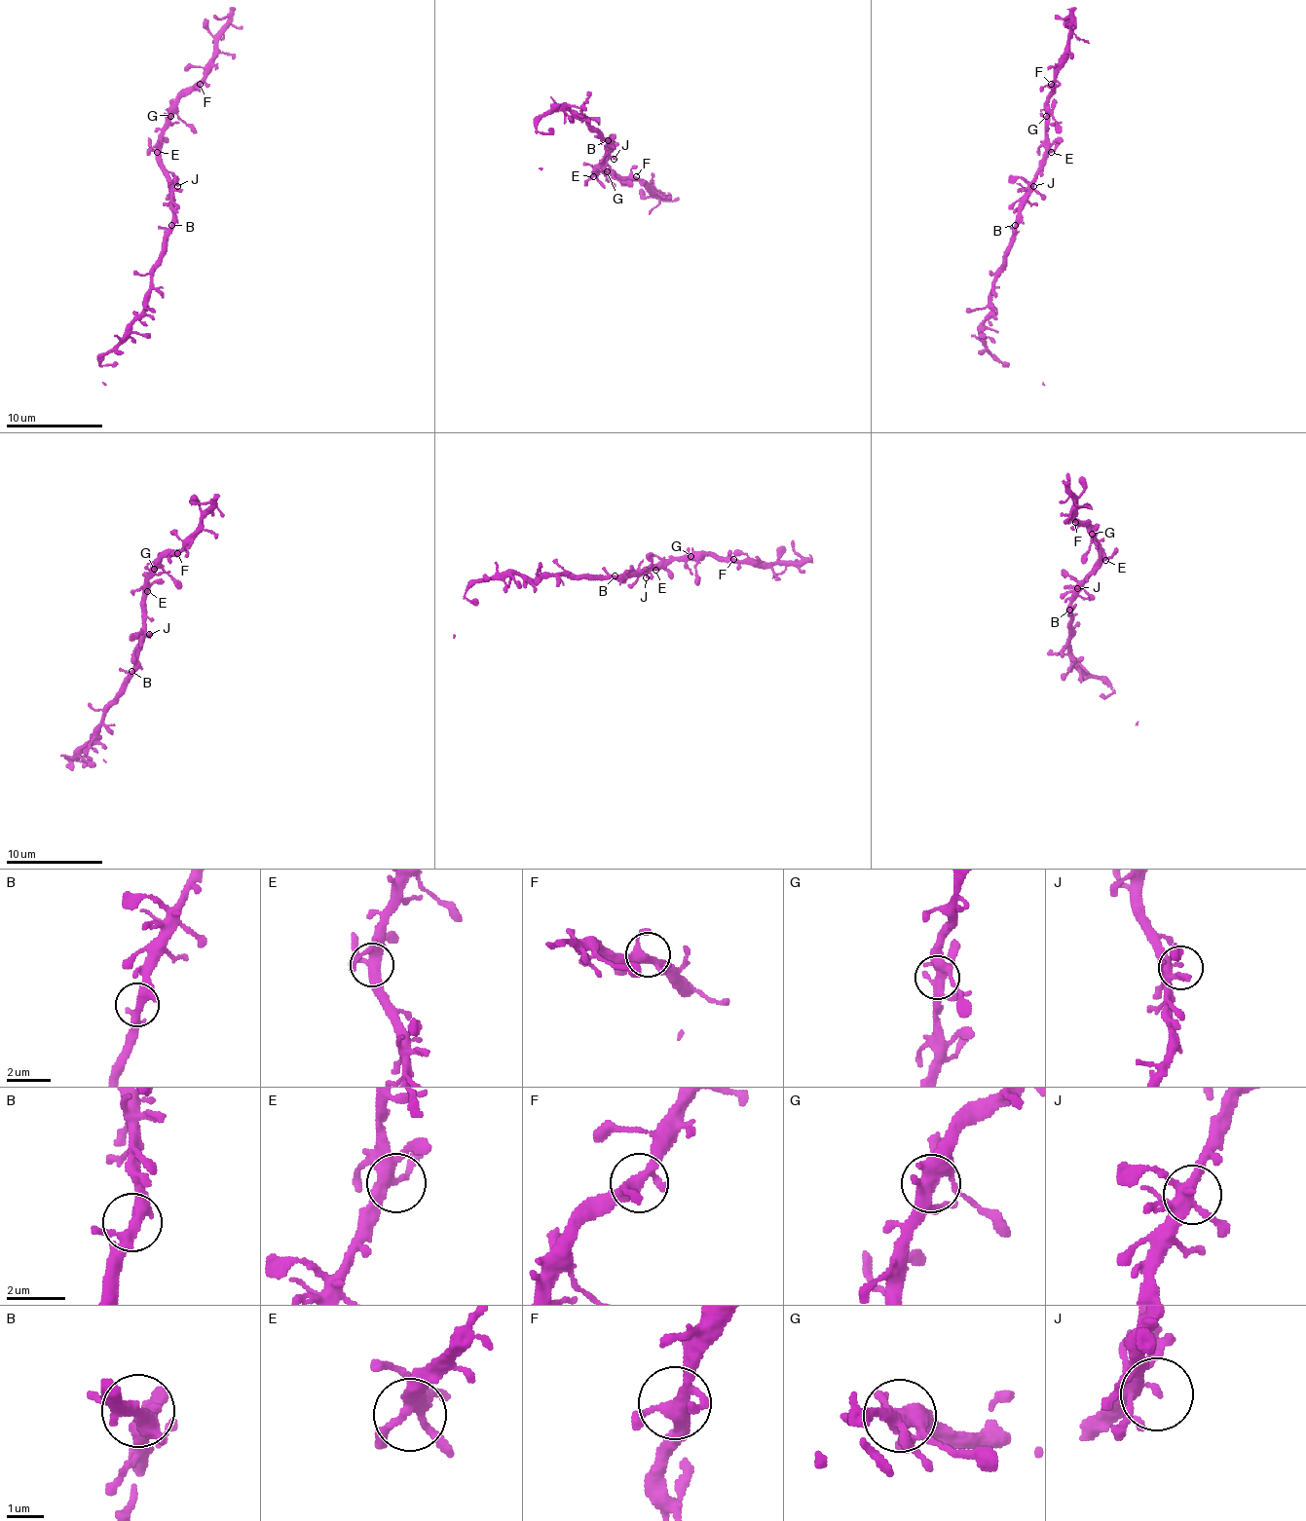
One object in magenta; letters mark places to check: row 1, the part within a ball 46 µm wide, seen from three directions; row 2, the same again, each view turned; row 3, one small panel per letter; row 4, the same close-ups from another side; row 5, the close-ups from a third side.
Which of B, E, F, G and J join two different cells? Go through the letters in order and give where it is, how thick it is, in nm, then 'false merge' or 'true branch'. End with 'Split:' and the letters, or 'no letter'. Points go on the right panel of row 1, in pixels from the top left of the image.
B: place (1015, 225); calibre 320 nm; true branch
E: place (1051, 152); calibre 360 nm; true branch
F: place (1051, 84); calibre 340 nm; true branch
G: place (1046, 116); calibre 420 nm; true branch
J: place (1033, 186); calibre 220 nm; true branch
Split: no letter

